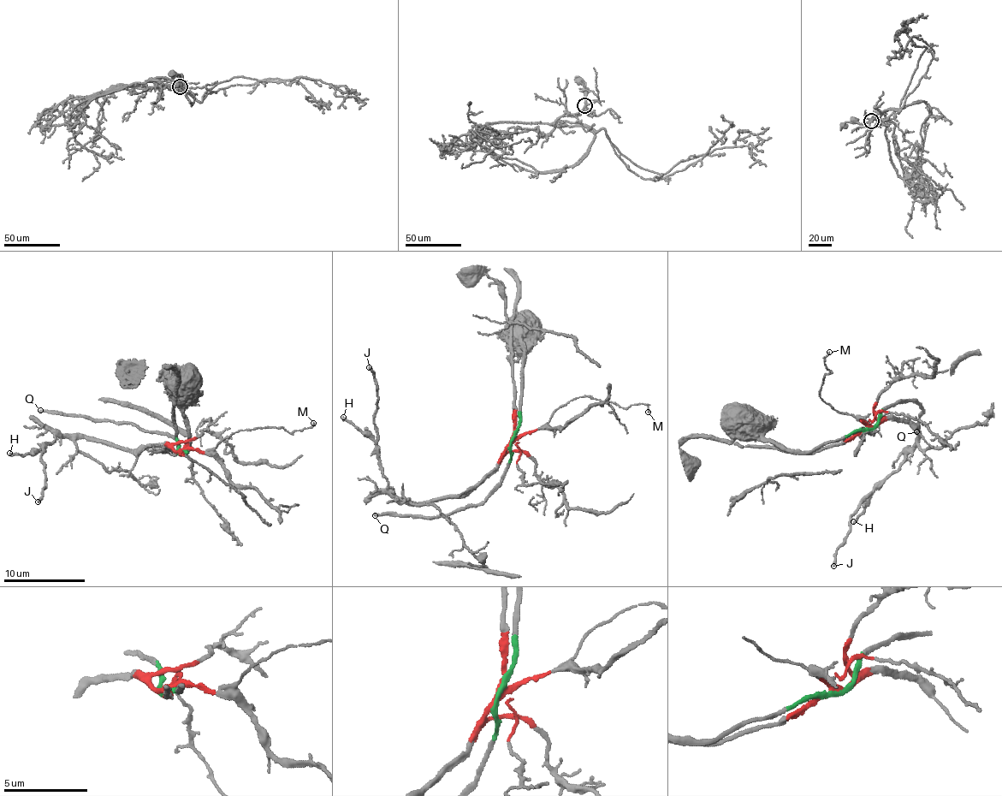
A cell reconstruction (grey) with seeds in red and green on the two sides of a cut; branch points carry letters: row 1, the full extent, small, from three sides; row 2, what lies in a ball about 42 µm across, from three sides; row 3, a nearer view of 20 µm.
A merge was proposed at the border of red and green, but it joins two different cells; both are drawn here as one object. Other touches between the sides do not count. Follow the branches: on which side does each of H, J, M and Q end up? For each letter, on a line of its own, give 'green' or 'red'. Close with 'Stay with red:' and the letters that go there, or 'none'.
H: red
J: red
M: red
Q: green
Stay with red: H, J, M

